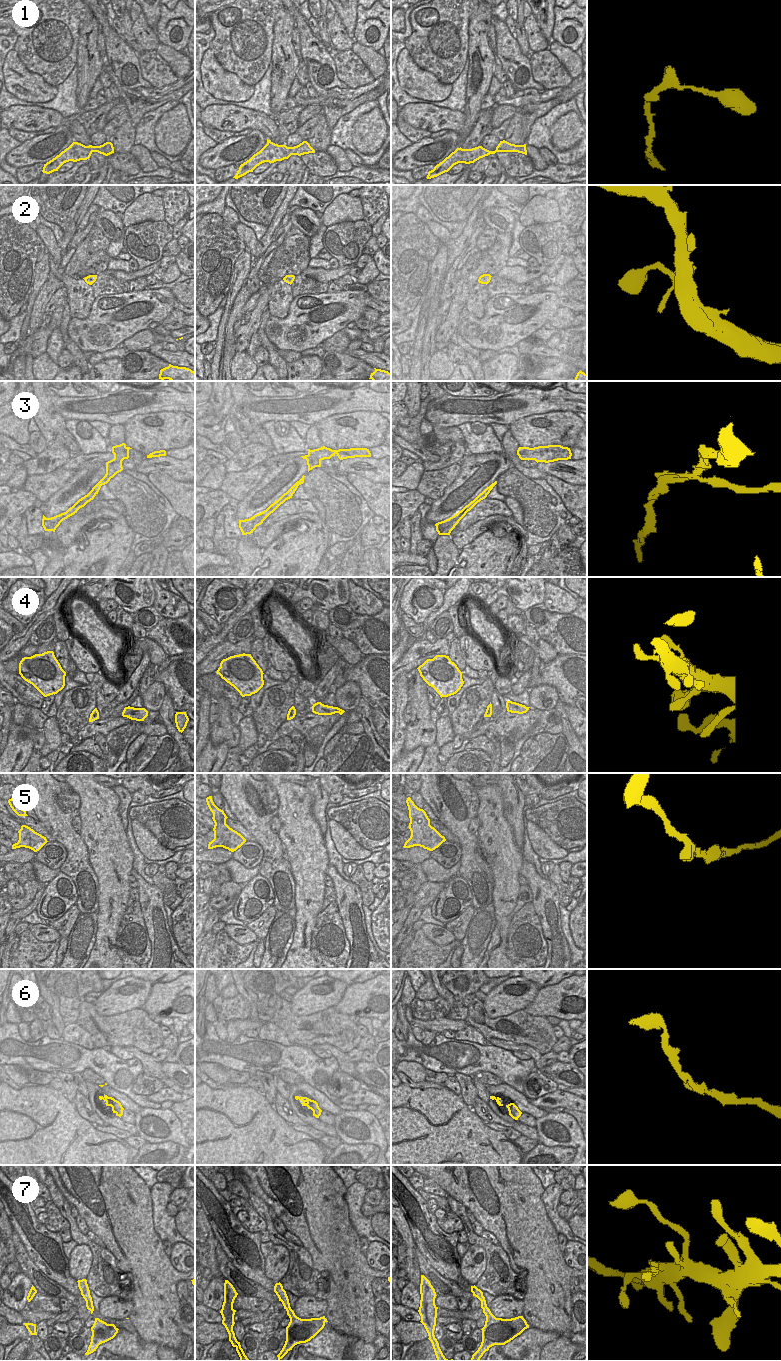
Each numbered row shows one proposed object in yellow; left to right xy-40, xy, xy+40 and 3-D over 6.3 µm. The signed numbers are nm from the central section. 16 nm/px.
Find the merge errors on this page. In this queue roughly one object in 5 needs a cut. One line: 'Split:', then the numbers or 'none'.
Split: 3

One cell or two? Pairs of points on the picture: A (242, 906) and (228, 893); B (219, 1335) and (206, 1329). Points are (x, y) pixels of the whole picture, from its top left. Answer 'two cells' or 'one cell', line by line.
A: two cells
B: one cell

